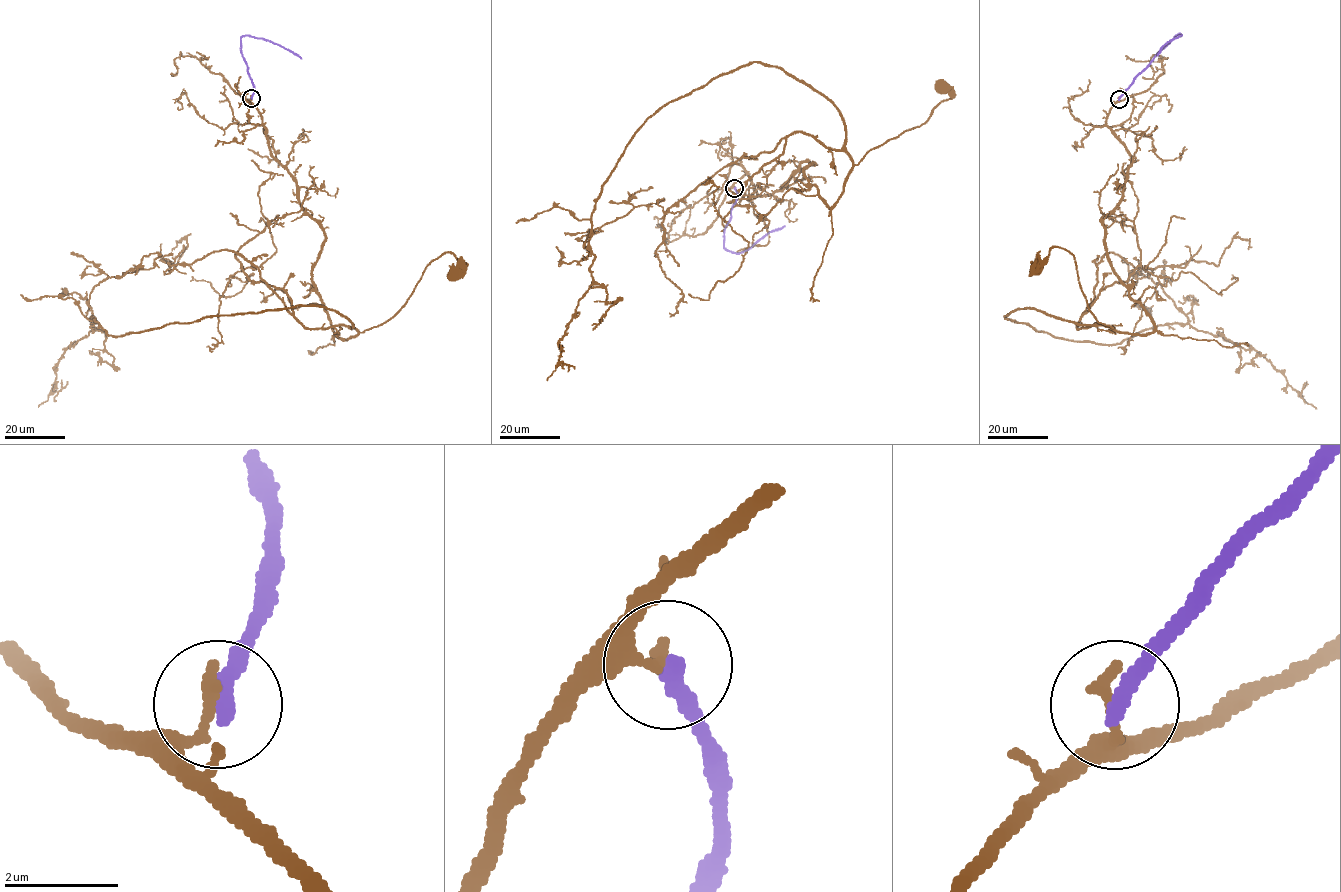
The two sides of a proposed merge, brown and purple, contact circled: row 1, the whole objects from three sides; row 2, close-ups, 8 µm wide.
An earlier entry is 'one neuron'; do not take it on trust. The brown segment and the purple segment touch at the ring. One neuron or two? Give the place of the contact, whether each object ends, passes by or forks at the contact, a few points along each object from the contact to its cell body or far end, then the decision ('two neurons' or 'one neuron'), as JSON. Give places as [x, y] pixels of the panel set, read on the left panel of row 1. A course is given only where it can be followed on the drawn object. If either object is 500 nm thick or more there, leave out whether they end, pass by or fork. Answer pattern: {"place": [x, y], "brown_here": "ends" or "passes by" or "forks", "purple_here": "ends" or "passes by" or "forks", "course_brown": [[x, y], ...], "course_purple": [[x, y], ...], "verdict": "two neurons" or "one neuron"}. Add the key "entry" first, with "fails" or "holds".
{"entry": "fails", "place": [251, 98], "brown_here": "ends", "purple_here": "ends", "course_brown": [[251, 97], [270, 151], [325, 234], [312, 281], [337, 337], [388, 321], [444, 252], [466, 265], [455, 272]], "course_purple": [[251, 97], [254, 87], [241, 52], [242, 36], [280, 45], [302, 58]], "verdict": "two neurons"}

